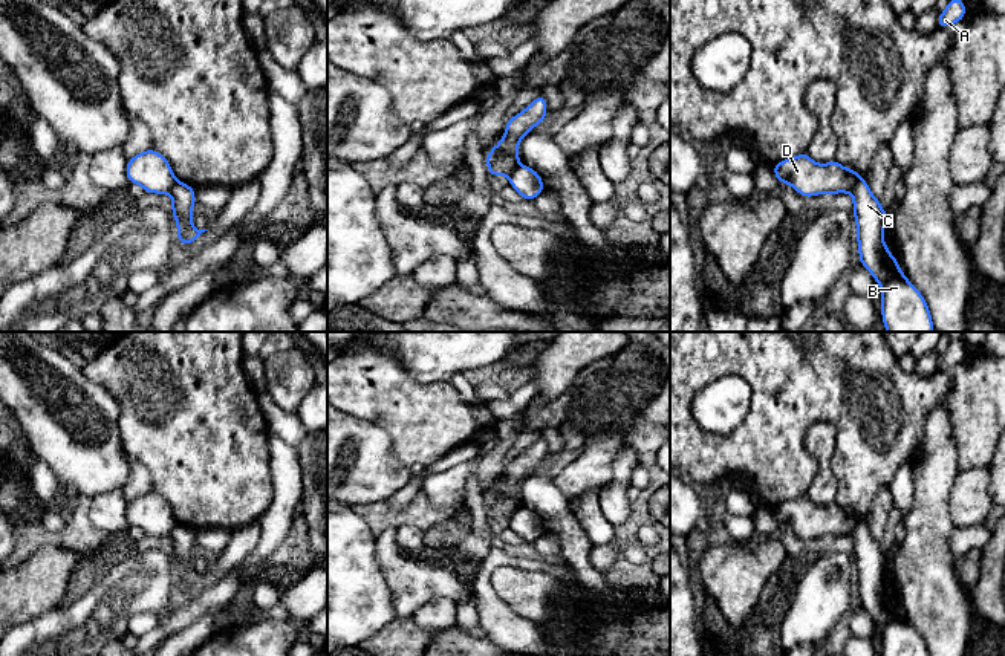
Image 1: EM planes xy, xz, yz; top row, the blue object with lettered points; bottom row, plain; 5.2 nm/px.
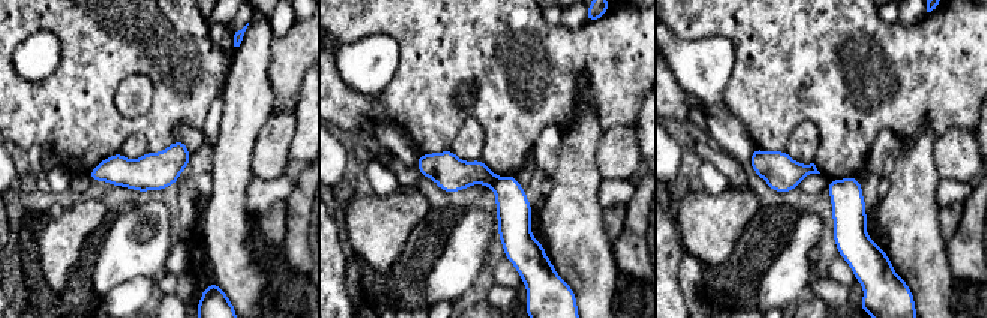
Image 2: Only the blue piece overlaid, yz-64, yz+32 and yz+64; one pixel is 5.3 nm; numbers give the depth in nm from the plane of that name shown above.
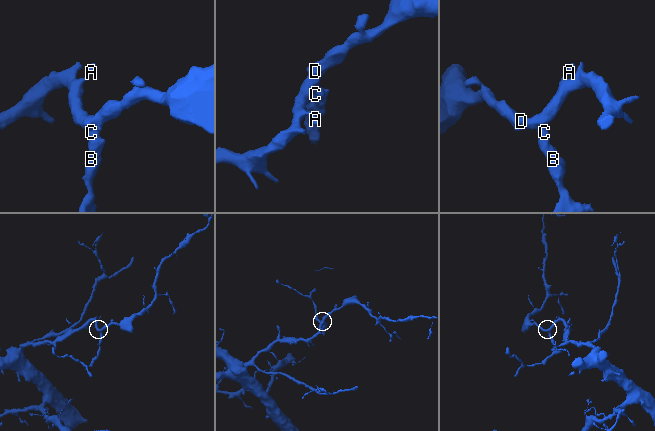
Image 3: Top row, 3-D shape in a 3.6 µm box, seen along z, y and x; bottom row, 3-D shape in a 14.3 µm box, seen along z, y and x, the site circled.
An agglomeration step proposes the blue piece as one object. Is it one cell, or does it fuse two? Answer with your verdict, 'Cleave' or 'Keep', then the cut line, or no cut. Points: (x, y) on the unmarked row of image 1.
Cleave. Split along yz (863, 520), (849, 534)

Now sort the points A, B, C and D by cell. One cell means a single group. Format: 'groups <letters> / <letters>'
groups A D / B C

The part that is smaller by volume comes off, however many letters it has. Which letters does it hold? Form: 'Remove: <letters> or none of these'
Remove: B, C

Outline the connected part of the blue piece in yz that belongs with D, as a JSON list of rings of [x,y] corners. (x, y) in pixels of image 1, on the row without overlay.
[[[808,495],[780,503],[772,509],[772,514],[780,526],[791,528],[803,540],[824,535],[851,535],[864,521],[855,512],[843,509],[835,502],[828,506],[817,506]]]

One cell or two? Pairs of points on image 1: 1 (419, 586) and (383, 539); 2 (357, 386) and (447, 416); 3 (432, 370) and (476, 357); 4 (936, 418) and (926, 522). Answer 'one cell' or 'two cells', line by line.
1: one cell
2: one cell
3: one cell
4: one cell

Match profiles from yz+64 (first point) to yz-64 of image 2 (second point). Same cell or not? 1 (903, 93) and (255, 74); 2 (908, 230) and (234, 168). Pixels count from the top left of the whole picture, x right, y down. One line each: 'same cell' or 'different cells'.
1: different cells
2: same cell

